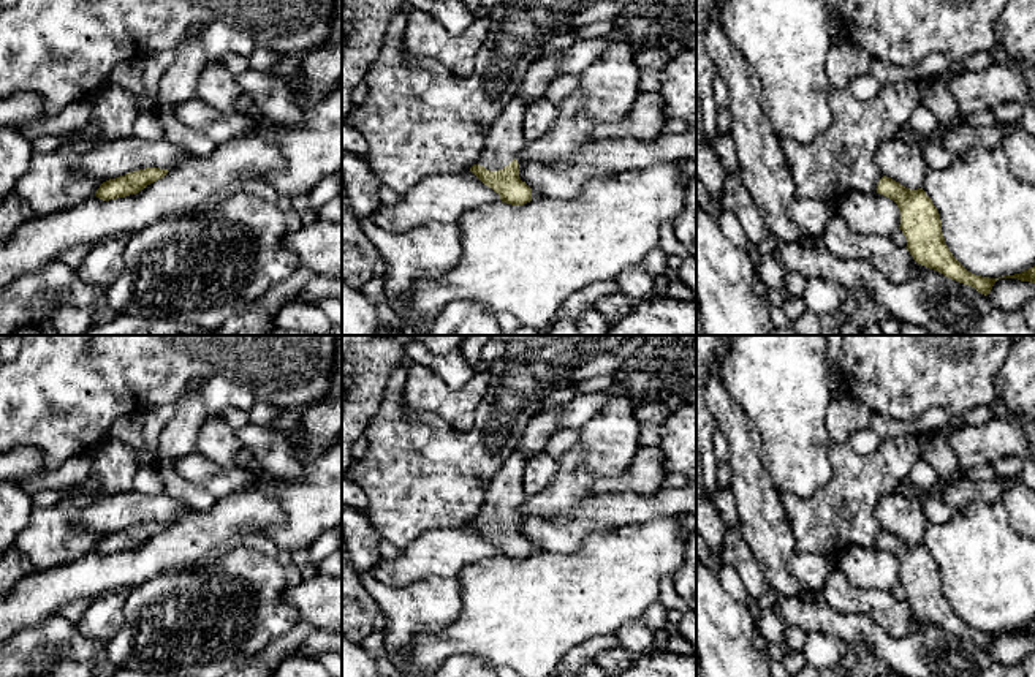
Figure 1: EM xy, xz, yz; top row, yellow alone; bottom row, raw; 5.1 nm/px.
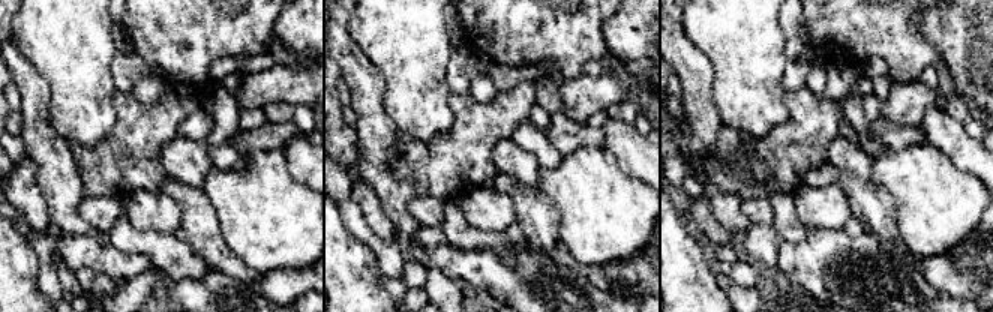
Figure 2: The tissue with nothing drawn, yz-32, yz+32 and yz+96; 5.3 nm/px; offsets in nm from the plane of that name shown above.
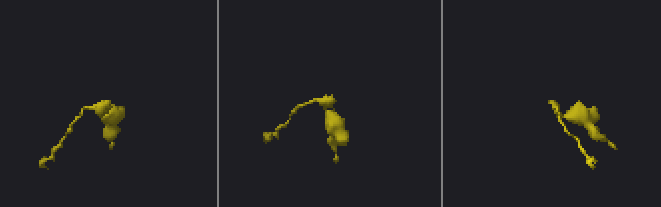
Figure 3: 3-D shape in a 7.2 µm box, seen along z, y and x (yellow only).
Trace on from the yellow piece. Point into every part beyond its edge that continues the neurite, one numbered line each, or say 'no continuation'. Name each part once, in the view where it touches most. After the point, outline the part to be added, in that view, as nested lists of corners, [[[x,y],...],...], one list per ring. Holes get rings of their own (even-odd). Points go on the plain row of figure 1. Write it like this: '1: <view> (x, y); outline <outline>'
1: xz (505, 495); outline [[[513,452],[492,478],[484,505],[476,519],[489,525],[508,520],[527,500],[524,492],[524,468],[530,456]]]

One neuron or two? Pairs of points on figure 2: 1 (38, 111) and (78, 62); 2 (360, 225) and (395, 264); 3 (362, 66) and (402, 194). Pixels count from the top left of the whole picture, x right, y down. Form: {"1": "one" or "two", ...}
{"1": "two", "2": "one", "3": "one"}

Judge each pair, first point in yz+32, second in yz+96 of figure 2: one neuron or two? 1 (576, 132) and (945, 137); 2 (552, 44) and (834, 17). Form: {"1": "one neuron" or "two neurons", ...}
{"1": "two neurons", "2": "one neuron"}

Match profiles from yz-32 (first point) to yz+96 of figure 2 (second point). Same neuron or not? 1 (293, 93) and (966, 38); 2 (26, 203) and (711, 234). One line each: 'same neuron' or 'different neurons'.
1: different neurons
2: same neuron

